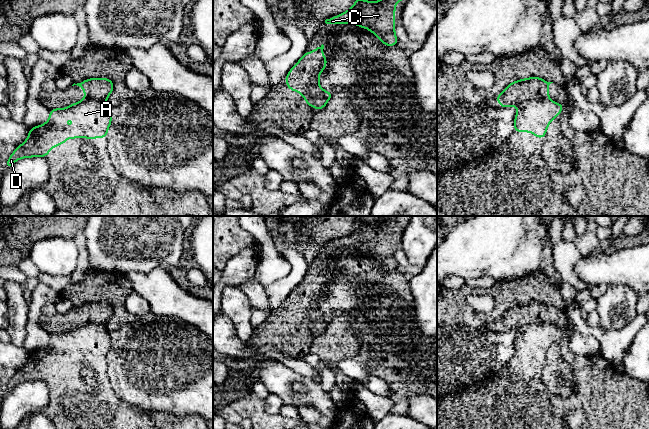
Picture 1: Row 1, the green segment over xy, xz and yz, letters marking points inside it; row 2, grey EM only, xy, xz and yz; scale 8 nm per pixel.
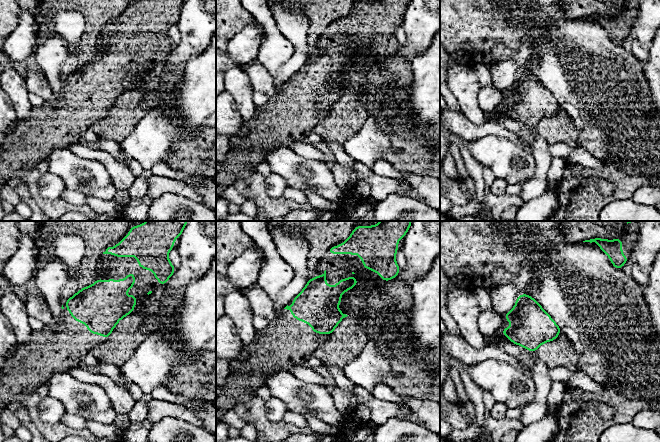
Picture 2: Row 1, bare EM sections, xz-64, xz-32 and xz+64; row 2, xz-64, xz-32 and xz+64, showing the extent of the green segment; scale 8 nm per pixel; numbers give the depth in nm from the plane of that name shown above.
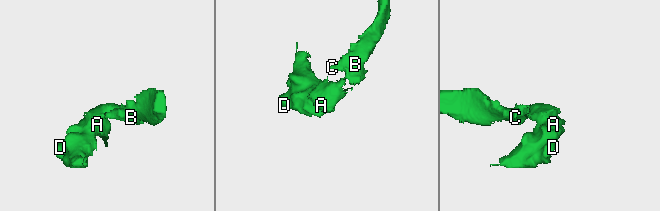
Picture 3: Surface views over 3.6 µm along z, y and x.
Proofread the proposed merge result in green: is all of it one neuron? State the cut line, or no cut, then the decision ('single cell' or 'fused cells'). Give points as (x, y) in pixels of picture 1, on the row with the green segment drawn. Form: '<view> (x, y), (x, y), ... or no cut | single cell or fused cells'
yz (548, 98), (532, 99), (517, 105) | fused cells

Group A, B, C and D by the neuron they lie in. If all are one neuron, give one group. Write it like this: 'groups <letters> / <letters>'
groups A D / B C

